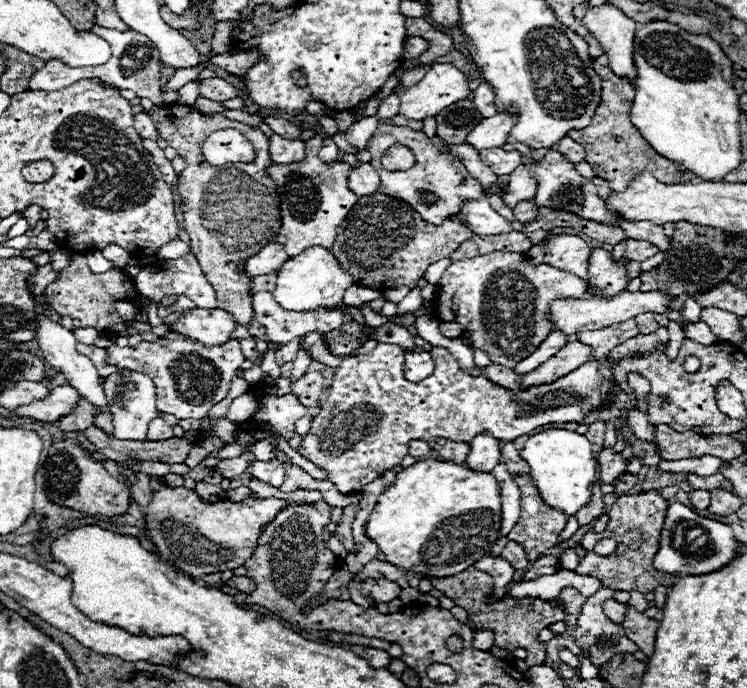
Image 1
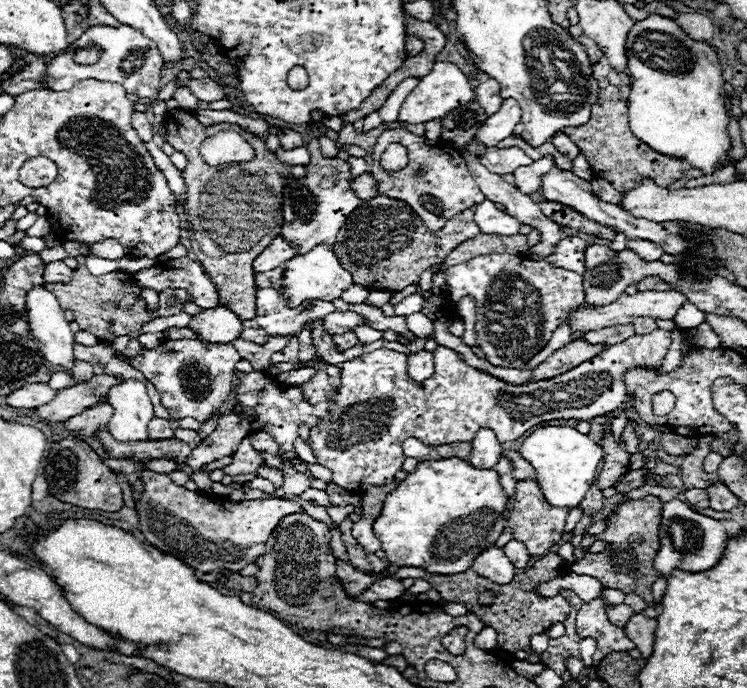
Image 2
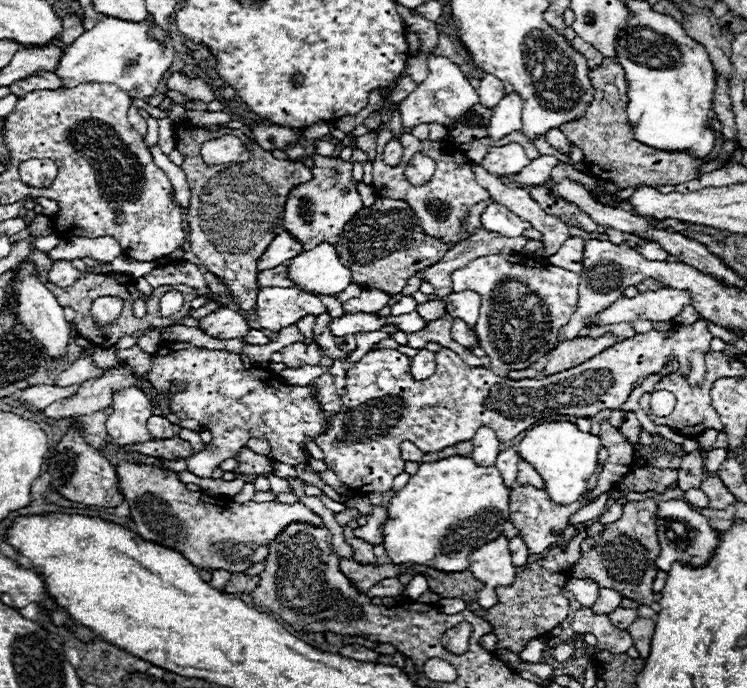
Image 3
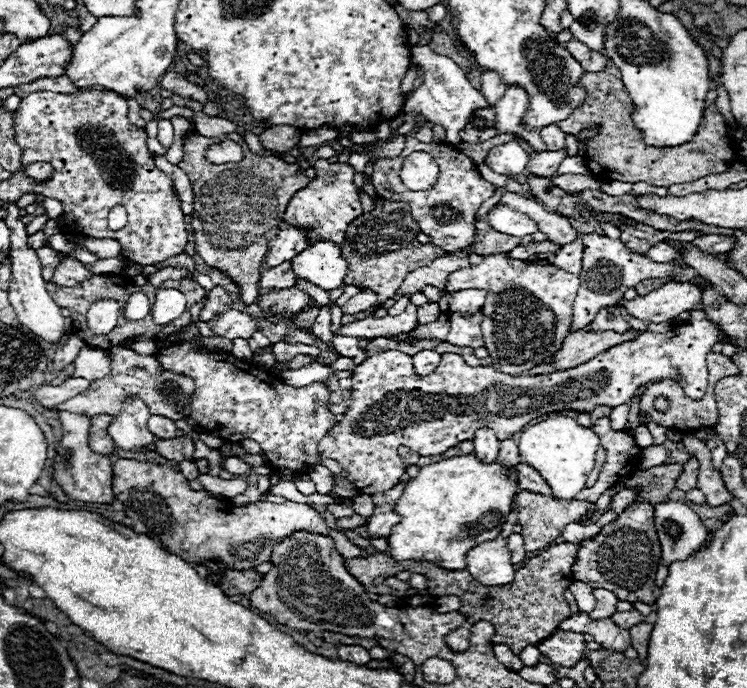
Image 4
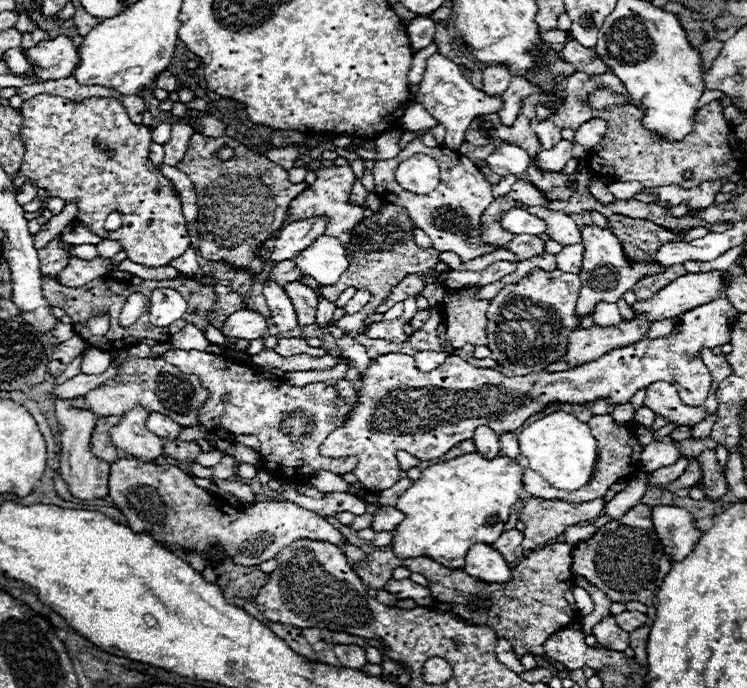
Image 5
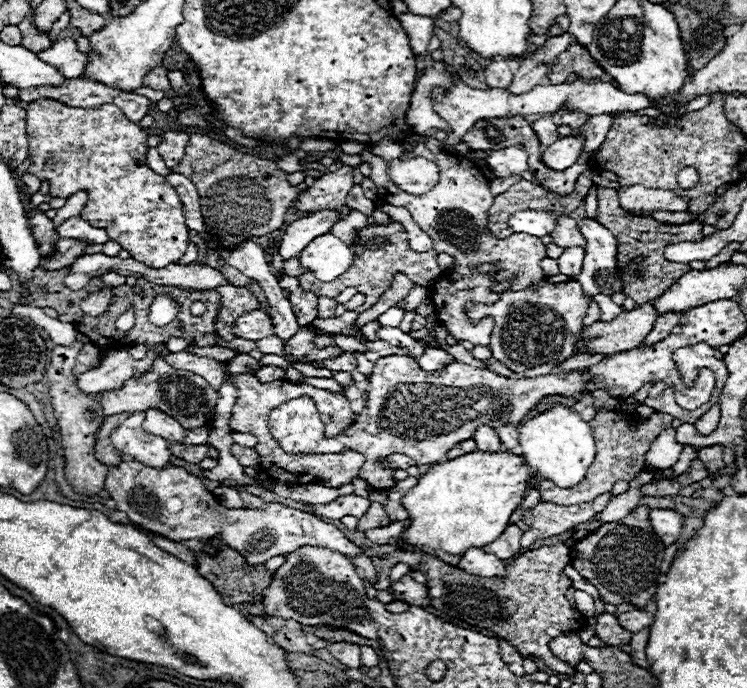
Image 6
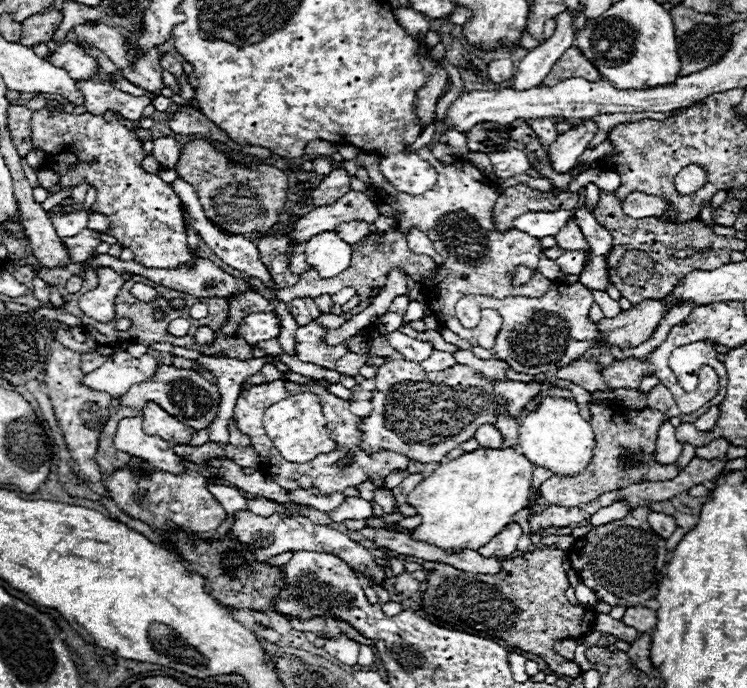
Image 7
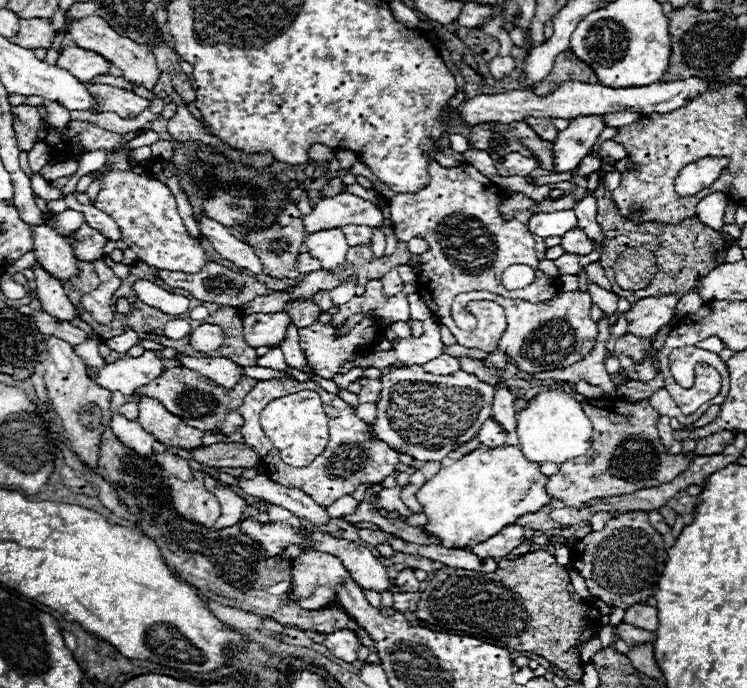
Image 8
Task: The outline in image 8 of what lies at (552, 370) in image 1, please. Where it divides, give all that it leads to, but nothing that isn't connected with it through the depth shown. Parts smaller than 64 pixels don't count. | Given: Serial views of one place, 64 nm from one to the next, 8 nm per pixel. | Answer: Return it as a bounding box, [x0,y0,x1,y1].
[624,294,680,340]

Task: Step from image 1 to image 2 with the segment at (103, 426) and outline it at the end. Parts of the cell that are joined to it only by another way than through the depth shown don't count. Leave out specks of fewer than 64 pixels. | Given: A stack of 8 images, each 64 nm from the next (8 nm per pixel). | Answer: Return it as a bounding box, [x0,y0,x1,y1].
[28,286,94,384]

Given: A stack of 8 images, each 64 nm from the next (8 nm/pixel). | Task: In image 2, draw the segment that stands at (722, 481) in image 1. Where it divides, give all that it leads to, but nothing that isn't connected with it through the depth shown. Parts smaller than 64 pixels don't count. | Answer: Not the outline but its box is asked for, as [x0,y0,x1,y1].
[680,434,720,488]

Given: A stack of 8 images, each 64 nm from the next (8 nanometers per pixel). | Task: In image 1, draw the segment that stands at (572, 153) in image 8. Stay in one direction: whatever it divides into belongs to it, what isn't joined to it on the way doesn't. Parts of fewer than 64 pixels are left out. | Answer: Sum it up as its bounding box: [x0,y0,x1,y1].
[502,166,538,210]

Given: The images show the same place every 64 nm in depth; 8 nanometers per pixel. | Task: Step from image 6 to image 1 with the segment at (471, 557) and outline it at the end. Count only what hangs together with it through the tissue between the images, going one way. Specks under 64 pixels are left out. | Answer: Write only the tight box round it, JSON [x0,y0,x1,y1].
[476,554,514,598]

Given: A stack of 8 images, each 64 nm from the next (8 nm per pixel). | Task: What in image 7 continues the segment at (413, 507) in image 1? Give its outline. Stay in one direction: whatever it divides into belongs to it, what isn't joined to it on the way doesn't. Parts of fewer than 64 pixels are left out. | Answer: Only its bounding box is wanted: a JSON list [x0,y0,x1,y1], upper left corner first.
[408,448,534,552]

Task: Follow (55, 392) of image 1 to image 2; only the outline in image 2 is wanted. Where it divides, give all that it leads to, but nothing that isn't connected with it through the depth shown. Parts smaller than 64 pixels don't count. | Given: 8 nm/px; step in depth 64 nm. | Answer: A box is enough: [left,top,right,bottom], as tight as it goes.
[34,376,118,422]

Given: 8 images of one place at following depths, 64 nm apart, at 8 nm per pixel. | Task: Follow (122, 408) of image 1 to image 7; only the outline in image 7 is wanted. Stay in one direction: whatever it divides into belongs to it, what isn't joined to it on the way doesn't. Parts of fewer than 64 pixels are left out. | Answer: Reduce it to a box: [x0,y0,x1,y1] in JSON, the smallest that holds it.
[114,417,186,474]

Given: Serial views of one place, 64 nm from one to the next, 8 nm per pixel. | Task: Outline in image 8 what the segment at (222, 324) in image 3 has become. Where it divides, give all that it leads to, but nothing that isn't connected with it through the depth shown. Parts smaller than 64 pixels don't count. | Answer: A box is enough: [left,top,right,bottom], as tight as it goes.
[242,312,290,346]

